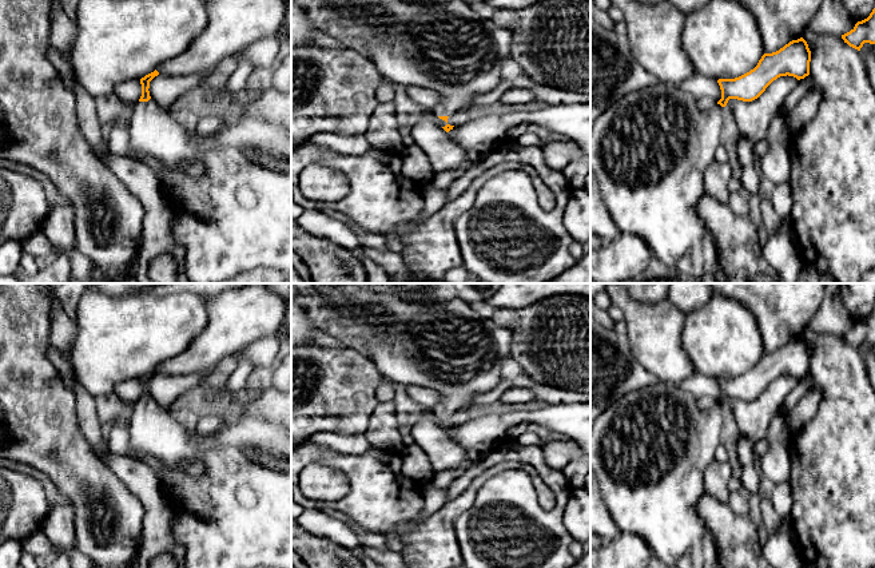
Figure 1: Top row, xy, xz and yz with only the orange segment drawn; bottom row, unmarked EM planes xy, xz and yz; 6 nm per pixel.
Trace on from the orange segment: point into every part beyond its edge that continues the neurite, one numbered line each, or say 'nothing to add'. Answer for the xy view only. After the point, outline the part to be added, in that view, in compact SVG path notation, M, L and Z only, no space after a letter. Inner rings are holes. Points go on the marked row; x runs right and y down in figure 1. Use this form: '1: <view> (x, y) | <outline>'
1: xy (234, 217) | M152 99L135 106L128 132L132 150L146 152L163 164L156 172L162 199L174 215L172 235L186 250L184 273L191 283L222 283L255 267L270 267L291 275L291 172L252 164L232 147L200 150L195 139L171 118L168 108ZM186 160L196 160L203 172L199 176L186 174L180 167Z

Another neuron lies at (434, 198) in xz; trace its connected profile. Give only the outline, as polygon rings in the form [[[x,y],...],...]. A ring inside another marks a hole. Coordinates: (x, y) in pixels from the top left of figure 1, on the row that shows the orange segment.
[[[425,184],[423,191],[423,208],[421,212],[422,218],[433,215],[448,202],[446,190],[435,188],[430,184]]]

